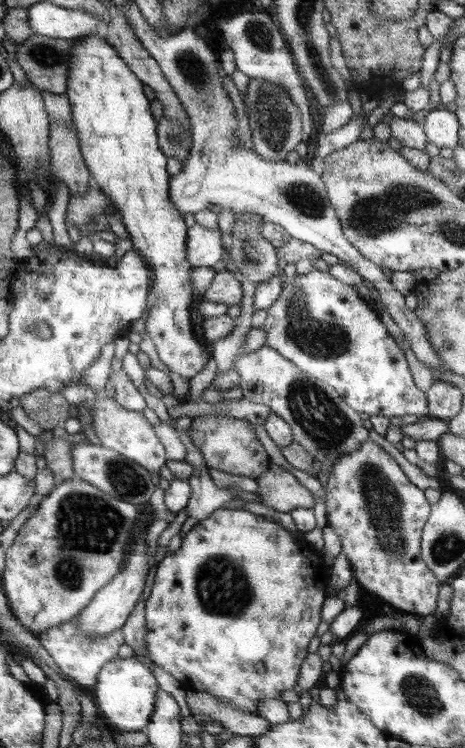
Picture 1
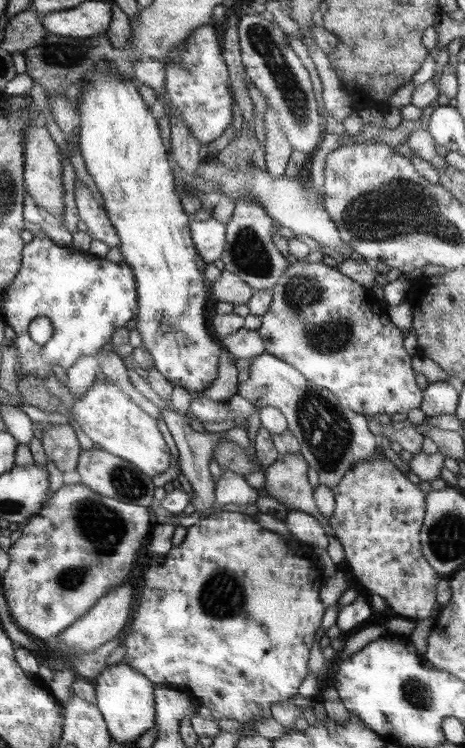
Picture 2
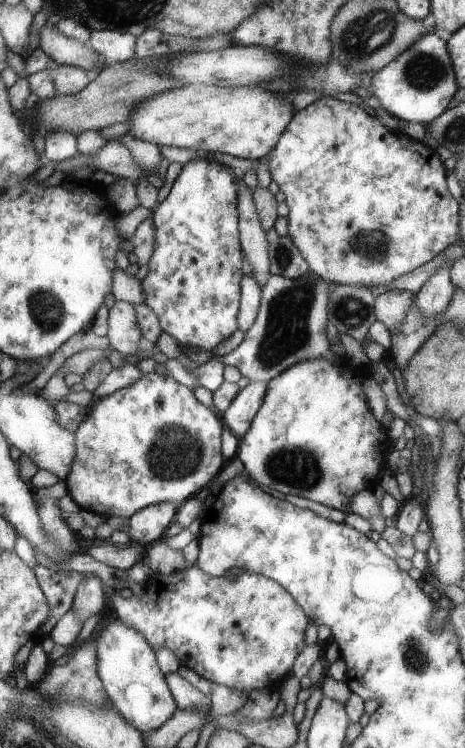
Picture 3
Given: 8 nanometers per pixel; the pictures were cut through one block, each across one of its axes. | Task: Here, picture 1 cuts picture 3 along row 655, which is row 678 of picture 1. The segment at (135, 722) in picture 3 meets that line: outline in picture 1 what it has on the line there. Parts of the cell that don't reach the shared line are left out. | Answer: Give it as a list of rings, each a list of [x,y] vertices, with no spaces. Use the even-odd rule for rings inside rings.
[[[135,656],[132,658],[117,657],[104,667],[97,678],[97,684],[94,685],[98,716],[102,723],[113,732],[144,731],[152,721],[157,692],[158,684],[152,672],[140,659],[136,659]]]

